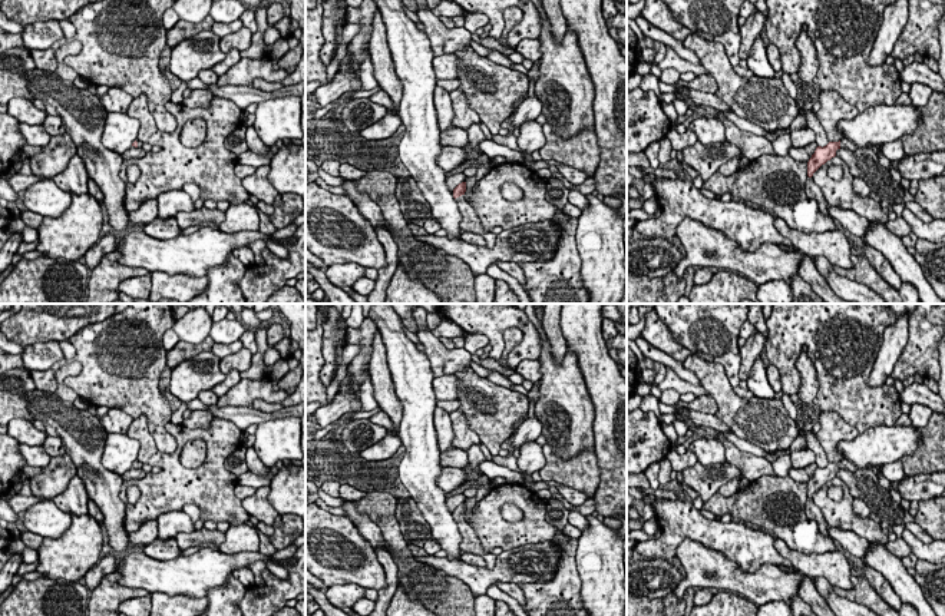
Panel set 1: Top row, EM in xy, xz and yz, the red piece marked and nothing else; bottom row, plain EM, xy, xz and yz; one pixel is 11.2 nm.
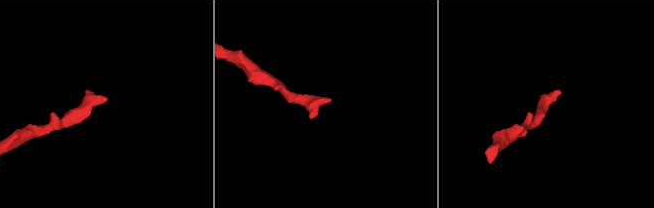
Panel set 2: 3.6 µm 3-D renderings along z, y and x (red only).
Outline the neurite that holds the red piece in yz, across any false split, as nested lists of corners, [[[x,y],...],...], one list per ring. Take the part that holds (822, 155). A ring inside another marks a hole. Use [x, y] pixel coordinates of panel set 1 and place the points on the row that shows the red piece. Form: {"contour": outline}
{"contour": [[[842,139],[839,142],[829,142],[826,146],[817,146],[815,153],[807,162],[807,176],[812,178],[813,173],[825,165],[827,160],[836,156],[836,150],[840,148],[846,148],[849,150],[859,149],[852,140]]]}

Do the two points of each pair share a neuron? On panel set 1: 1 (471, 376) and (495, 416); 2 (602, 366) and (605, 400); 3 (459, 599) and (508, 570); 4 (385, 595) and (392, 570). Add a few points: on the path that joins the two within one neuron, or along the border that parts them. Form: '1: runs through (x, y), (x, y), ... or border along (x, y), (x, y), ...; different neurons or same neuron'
1: runs through (473, 386), (478, 397), (486, 406); same neuron
2: runs through (602, 374), (605, 391); same neuron
3: border along (443, 572), (459, 578), (469, 588), (473, 598); different neurons
4: runs through (390, 589), (392, 576); same neuron

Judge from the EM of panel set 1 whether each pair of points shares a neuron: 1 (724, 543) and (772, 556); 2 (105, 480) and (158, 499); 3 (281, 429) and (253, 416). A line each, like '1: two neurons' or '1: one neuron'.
1: one neuron
2: two neurons
3: two neurons

